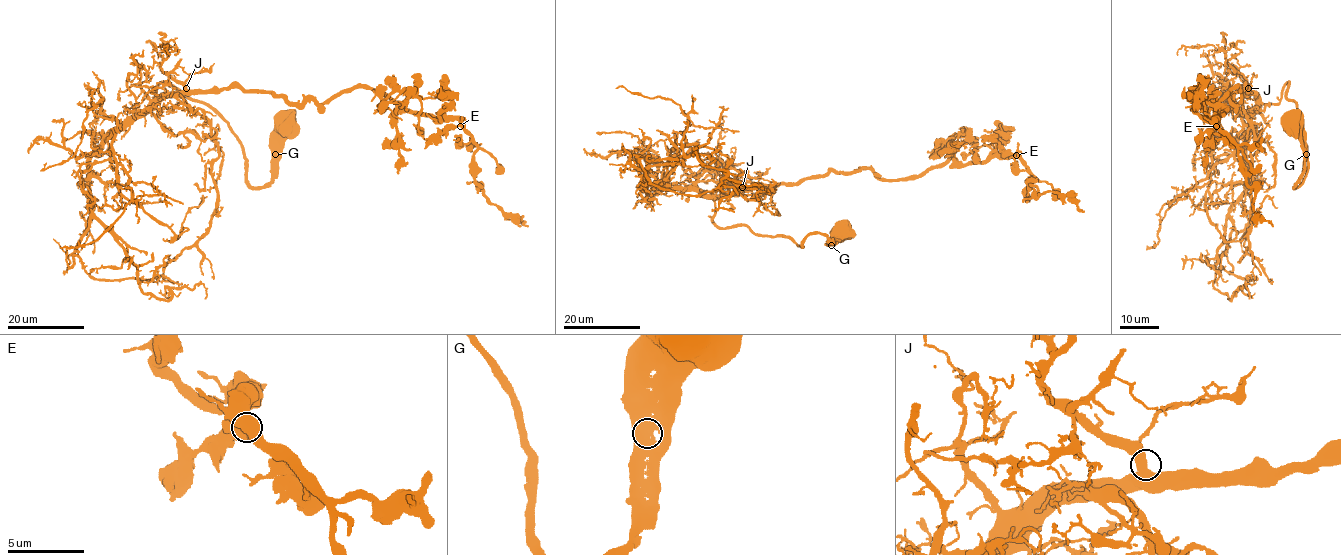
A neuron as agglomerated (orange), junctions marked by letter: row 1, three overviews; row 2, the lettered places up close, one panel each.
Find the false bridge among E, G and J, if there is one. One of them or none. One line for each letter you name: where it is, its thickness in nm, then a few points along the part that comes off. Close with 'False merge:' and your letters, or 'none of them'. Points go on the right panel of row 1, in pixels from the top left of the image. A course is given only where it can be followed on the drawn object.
False merge: none of them

